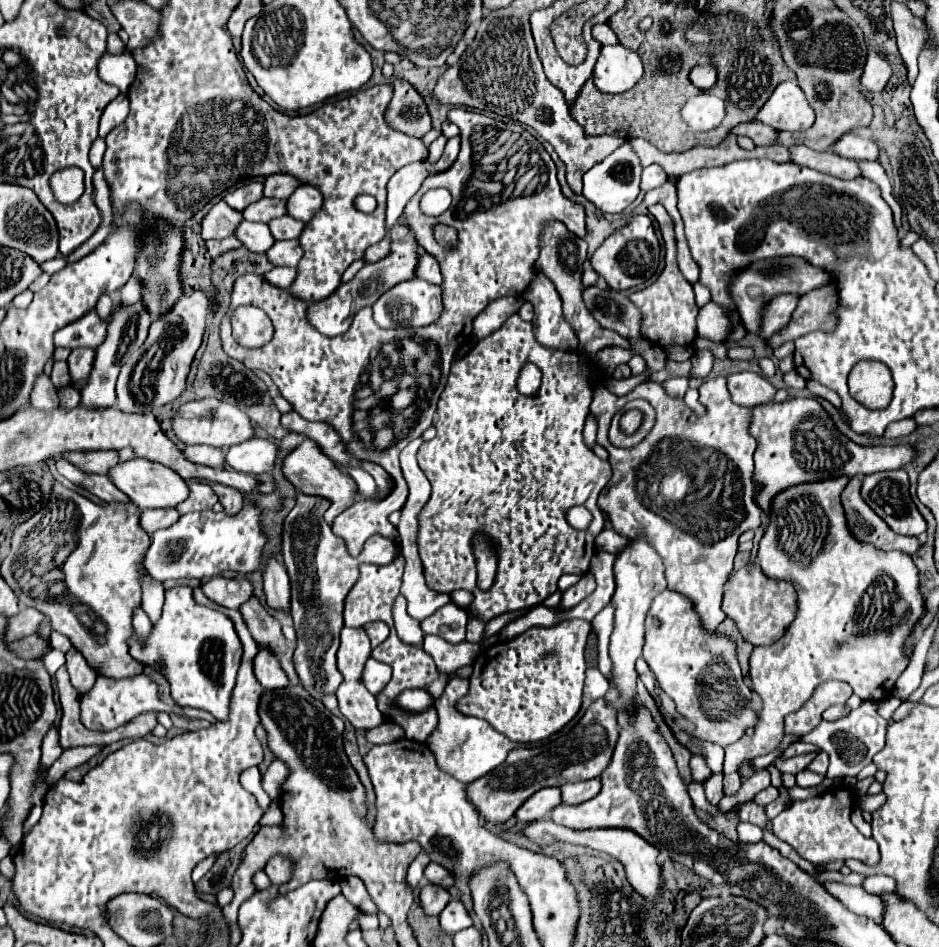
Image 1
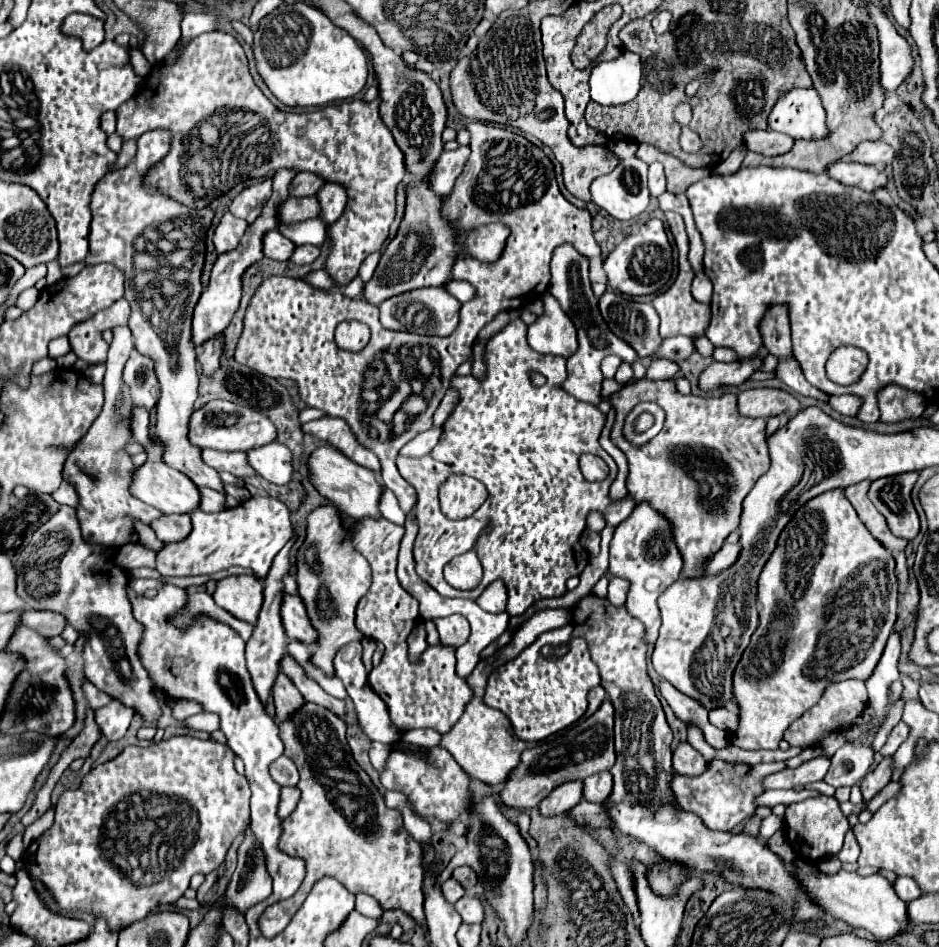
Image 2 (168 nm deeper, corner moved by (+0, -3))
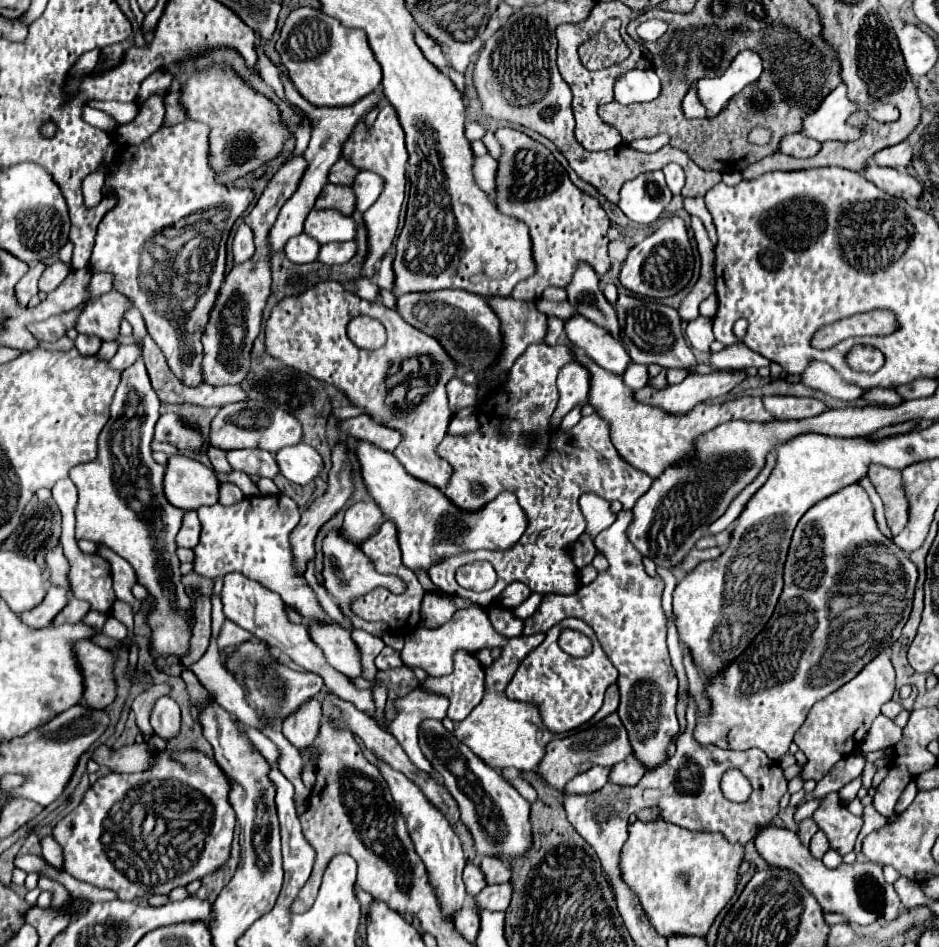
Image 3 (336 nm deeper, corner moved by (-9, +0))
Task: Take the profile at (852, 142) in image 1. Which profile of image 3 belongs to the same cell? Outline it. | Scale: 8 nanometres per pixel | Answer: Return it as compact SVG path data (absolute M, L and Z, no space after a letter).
M903 141L899 145L893 145L893 147L887 147L887 149L879 151L873 159L875 159L877 165L883 165L883 167L907 169L911 165L913 151L911 151L911 145L907 141Z

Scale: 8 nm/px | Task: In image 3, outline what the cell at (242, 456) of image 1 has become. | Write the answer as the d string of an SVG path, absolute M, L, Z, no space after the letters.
M307 443L285 447L275 455L281 475L297 485L307 485L323 471L323 457Z

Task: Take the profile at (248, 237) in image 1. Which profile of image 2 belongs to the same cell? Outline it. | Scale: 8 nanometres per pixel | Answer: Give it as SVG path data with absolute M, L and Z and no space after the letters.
M278 230L266 232L262 246L264 246L264 256L272 258L272 260L288 260L294 250L294 244L290 240L286 240Z

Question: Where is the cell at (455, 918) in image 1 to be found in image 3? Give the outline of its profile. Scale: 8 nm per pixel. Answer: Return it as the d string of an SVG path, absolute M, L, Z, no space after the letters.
M501 883L501 885L487 885L477 897L477 905L485 907L489 911L505 911L511 903L511 883Z

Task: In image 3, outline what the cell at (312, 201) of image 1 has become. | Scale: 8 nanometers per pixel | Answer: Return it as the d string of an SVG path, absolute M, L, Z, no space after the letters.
M359 171L353 183L353 192L356 196L356 210L366 211L383 191L383 179L373 171Z

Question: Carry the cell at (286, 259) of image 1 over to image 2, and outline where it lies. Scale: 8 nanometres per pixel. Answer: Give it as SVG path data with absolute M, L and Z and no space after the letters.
M306 244L306 246L296 246L294 248L294 254L290 256L290 260L294 262L294 264L310 264L310 262L314 262L314 258L320 254L320 248L318 246L310 246L310 244Z

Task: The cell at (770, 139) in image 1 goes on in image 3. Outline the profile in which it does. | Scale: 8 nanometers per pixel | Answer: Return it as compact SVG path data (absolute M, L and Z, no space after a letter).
M793 133L793 135L785 135L781 139L781 153L785 155L793 155L793 157L813 157L817 155L821 149L821 143L817 143L815 139L809 139L803 133Z

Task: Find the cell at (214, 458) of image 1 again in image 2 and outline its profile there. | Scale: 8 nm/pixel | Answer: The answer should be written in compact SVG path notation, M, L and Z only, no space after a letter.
M202 450L202 460L218 472L230 472L238 478L254 476L254 470L246 462L246 452L218 452L218 450Z

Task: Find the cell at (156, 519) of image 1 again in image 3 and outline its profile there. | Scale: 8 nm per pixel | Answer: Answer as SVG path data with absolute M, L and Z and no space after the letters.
M187 511L183 517L183 525L177 533L177 545L193 549L195 543L199 543L199 533L201 533L201 523L197 519L195 511Z

